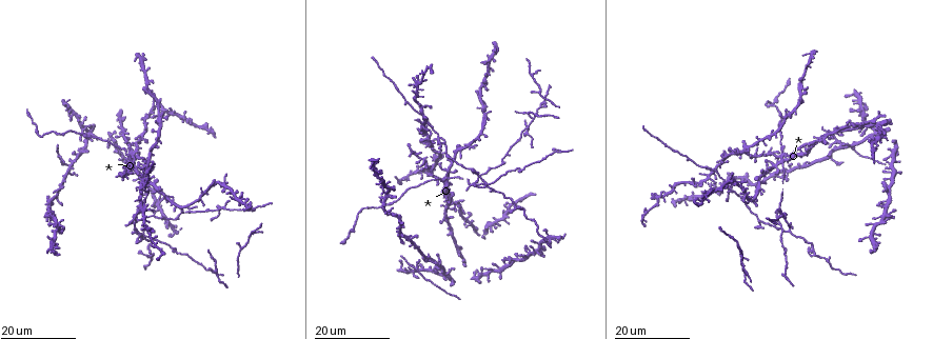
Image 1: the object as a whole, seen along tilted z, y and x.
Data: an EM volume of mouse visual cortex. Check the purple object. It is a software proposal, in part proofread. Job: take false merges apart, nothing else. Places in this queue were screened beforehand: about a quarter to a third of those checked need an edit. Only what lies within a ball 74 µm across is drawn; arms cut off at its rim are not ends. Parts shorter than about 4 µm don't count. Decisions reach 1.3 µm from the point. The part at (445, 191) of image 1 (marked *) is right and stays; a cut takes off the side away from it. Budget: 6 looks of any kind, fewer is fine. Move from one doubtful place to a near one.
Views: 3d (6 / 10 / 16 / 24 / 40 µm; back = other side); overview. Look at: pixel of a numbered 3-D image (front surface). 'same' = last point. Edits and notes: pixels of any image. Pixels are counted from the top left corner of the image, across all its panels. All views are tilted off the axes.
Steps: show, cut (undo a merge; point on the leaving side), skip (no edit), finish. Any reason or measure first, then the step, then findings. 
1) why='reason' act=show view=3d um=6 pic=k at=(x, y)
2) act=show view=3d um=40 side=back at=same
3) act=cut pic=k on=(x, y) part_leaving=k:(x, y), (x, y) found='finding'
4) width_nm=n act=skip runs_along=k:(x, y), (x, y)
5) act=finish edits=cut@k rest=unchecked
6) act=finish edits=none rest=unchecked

act=show view=3d um=16 pic=1 at=(488, 186)

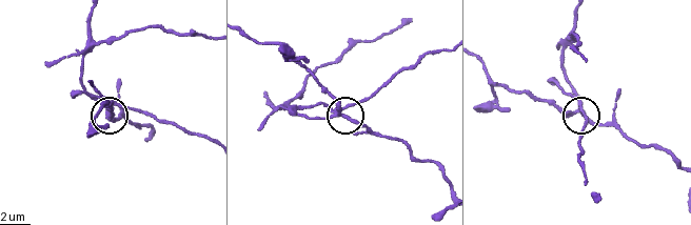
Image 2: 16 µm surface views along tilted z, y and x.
act=show view=3d um=10 pic=2 at=(339, 110)

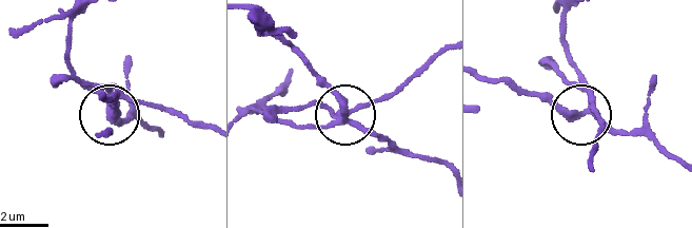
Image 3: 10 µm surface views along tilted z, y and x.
act=cut pic=3 on=(143, 100) found='two cells meet here'

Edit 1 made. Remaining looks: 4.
why='redraw' act=show view=overview

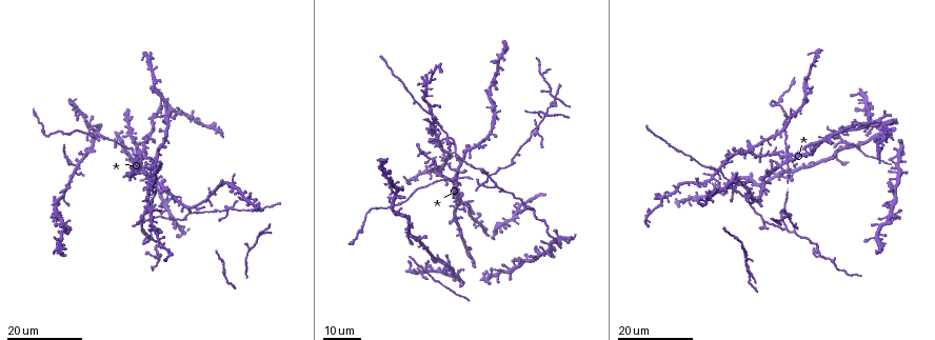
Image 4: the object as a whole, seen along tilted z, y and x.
why='branch point' act=show view=3d um=24 pic=4 at=(145, 222)

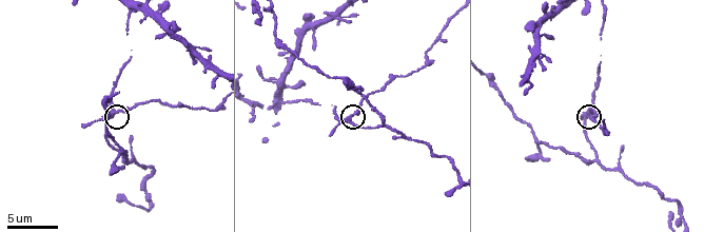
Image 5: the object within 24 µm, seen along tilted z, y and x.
act=show view=3d um=6 pic=5 at=(113, 113)

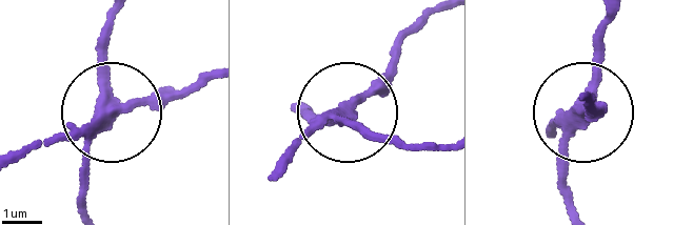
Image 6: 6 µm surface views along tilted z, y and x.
act=cut pic=6 on=(51, 140) part_leaving=6:(109, 114), (203, 81) found='a second cell is stuck on'

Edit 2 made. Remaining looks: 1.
act=finish edits=cut@3,cut@6 rest=unchecked

